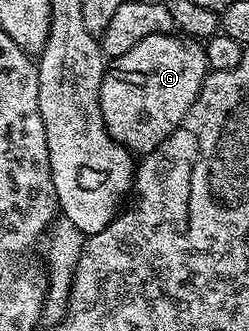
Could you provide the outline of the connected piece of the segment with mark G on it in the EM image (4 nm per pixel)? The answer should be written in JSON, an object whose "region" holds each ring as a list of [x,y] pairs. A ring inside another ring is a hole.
{"region":[[[177,32],[143,36],[143,40],[139,40],[131,52],[123,52],[123,56],[112,59],[101,77],[99,104],[107,132],[134,155],[149,154],[156,146],[163,144],[163,140],[167,140],[167,136],[179,128],[187,112],[191,112],[191,104],[195,104],[199,88],[203,88],[203,80],[209,71],[204,45],[198,39],[186,38]]]}

